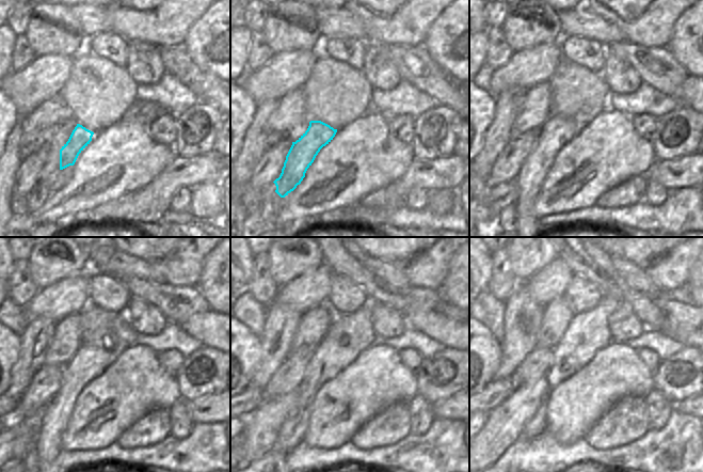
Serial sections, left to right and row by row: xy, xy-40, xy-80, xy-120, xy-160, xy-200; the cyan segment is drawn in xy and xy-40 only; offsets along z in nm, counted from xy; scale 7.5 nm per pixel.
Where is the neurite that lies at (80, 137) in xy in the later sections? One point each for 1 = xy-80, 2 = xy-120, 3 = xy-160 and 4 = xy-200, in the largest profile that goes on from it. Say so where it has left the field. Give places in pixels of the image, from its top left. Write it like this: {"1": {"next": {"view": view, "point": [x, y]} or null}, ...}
{"1": {"next": {"view": "xy-80", "point": [558, 130]}}, "2": {"next": {"view": "xy-120", "point": [90, 361]}}, "3": {"next": {"view": "xy-160", "point": [349, 333]}}, "4": {"next": {"view": "xy-200", "point": [588, 332]}}}

